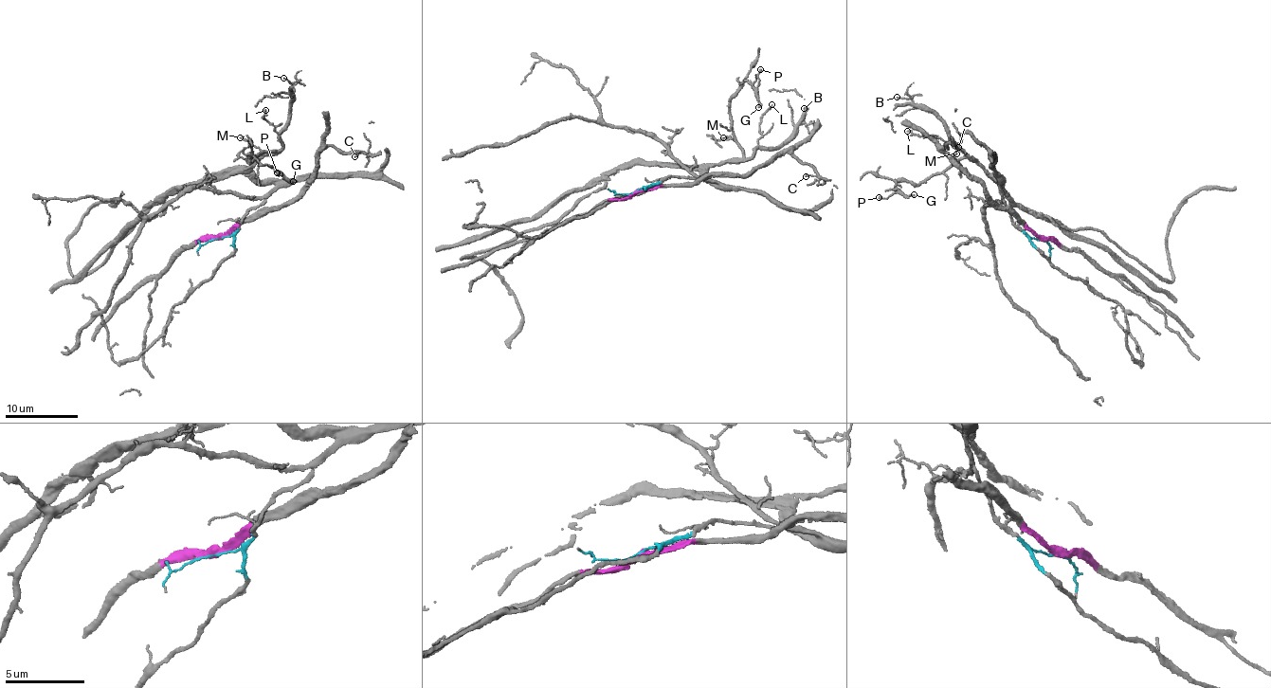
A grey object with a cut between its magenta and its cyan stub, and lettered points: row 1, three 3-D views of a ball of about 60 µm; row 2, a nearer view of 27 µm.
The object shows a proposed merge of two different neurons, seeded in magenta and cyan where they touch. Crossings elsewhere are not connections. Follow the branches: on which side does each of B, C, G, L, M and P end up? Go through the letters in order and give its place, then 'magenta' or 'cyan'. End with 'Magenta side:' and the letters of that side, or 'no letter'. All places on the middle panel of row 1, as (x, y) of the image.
B: place (804, 108); cyan
C: place (806, 176); magenta
G: place (758, 107); cyan
L: place (771, 104); cyan
M: place (723, 137); cyan
P: place (760, 69); cyan
Magenta side: C

